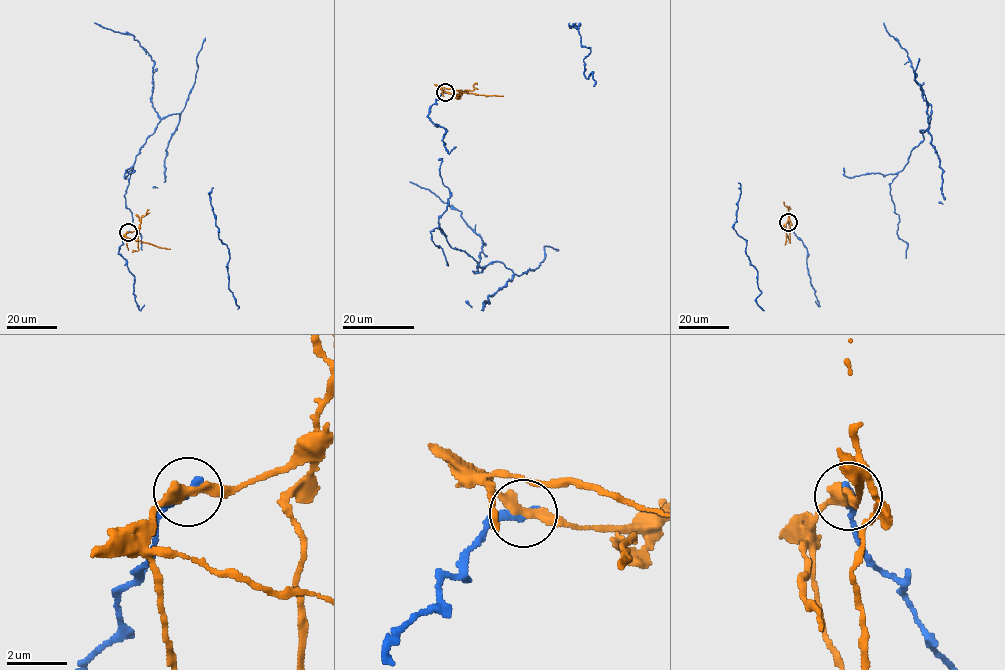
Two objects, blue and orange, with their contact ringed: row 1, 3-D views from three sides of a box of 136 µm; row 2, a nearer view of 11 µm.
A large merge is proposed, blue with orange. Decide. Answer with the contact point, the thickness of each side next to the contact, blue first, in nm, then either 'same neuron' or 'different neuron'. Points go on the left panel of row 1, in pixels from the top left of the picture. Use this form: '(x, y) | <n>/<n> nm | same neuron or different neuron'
(128, 232) | 320/360 nm | different neuron

